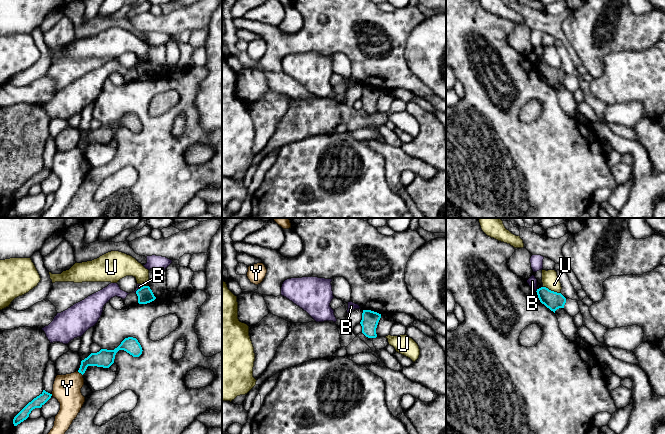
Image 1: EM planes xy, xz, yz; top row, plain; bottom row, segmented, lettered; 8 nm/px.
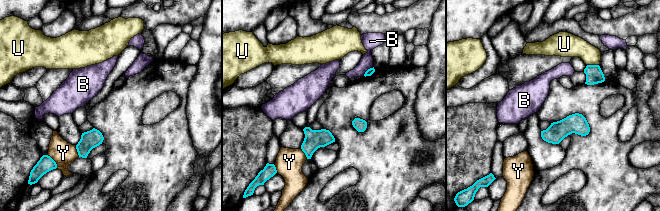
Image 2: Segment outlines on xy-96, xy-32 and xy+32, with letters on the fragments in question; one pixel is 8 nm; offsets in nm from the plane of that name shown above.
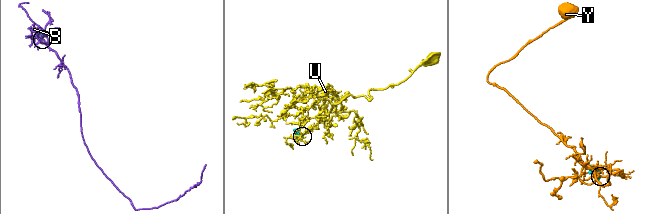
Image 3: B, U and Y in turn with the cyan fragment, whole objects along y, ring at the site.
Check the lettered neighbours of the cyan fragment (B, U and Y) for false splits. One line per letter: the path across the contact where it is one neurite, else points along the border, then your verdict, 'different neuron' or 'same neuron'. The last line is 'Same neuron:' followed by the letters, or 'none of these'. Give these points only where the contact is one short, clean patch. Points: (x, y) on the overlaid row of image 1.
B: different neuron
U: border along yz (543, 286), (560, 293); different neuron
Y: different neuron
Same neuron: none of these

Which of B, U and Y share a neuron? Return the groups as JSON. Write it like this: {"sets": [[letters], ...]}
{"sets": [["B"], ["U"], ["Y"]]}

